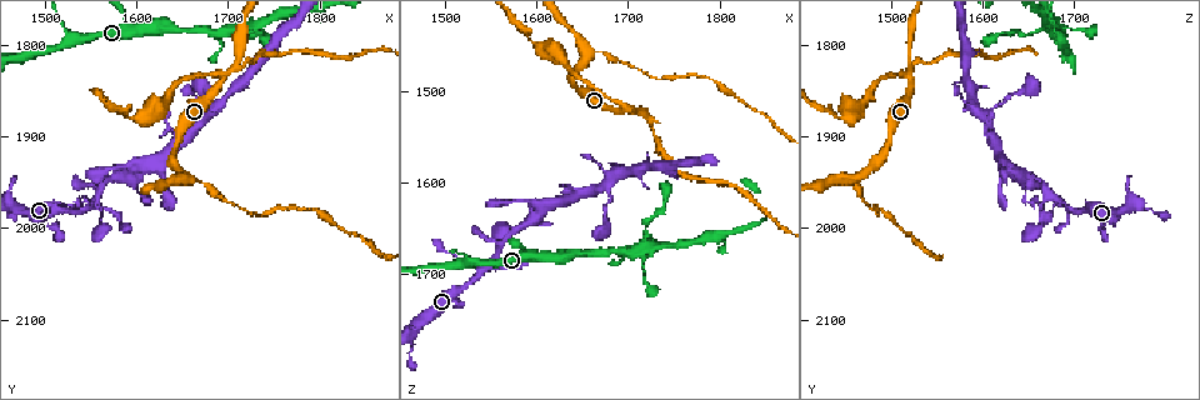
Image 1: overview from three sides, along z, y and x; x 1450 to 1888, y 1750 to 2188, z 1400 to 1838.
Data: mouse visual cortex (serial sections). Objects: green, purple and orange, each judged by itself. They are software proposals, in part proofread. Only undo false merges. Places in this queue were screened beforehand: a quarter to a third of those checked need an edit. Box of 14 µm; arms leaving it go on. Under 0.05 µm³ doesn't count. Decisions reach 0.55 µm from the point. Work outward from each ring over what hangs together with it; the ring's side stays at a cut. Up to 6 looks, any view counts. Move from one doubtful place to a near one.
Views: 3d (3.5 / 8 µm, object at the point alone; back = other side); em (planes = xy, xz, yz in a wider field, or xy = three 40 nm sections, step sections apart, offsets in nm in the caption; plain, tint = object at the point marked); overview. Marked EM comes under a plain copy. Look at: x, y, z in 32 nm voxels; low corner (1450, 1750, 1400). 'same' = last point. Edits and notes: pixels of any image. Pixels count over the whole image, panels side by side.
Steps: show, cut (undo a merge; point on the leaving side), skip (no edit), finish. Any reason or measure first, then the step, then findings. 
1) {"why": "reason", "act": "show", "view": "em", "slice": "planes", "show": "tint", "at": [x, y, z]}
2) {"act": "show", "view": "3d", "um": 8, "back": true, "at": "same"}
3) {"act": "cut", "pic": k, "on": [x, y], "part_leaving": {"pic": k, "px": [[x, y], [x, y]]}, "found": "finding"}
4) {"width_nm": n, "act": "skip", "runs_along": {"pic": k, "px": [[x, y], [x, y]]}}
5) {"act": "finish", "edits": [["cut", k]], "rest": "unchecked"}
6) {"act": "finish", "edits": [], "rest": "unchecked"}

{"why": "three arms meet", "act": "show", "view": "3d", "um": 3.5, "at": [1530, 1795, 1690]}

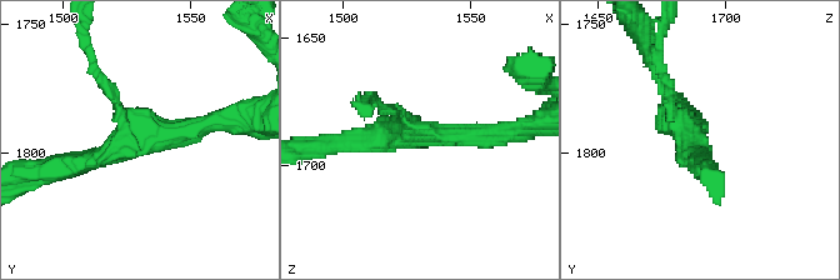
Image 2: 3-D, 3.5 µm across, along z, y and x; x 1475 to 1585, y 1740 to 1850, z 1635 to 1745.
{"arms": 3, "arm_widths_nm": [150, 250, 250], "act": "show", "view": "em", "slice": "xy", "step": 1, "show": "tint", "at": [1531, 1794, 1688]}

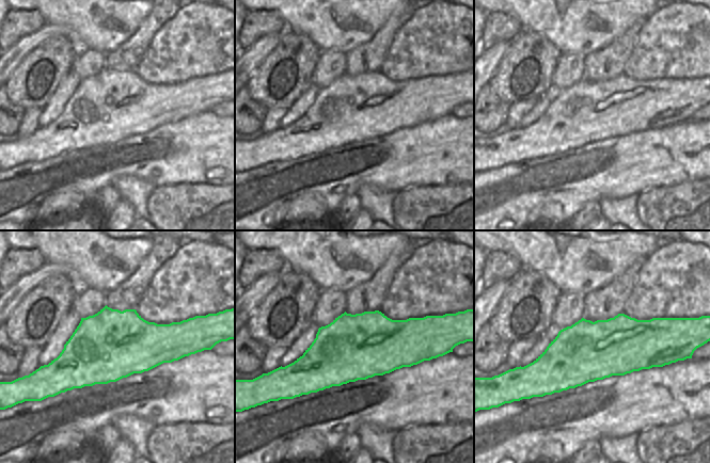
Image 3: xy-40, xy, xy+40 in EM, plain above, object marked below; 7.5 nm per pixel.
{"act": "show", "view": "em", "slice": "xy", "step": 2, "show": "tint", "at": "same"}

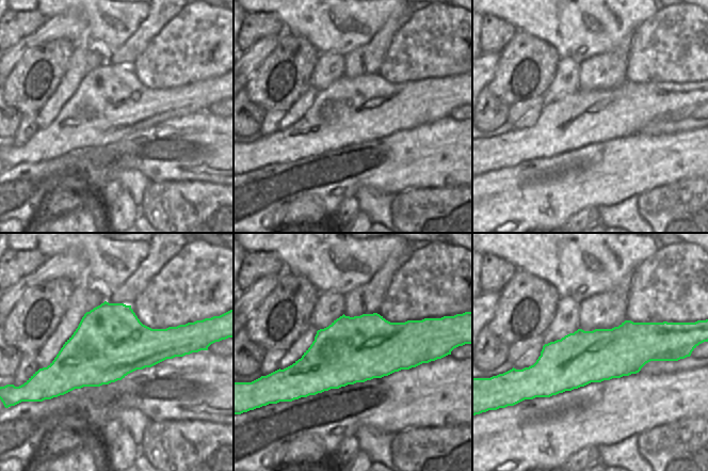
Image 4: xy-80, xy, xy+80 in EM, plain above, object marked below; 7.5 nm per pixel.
{"act": "skip", "runs_along": {"pic": 4, "px": [[661, 343], [525, 372]]}, "found": "all the same cell"}

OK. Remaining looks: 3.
{"act": "show", "view": "3d", "um": 3.5, "at": [1720, 1780, 1670]}

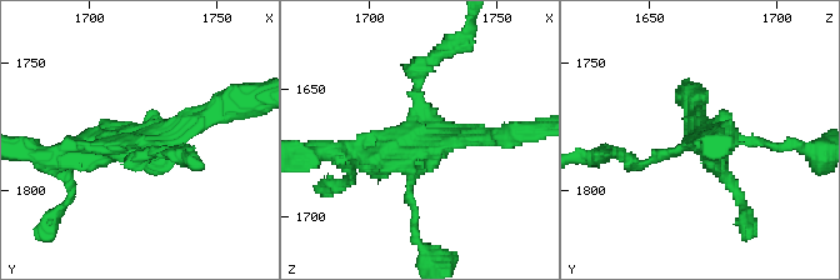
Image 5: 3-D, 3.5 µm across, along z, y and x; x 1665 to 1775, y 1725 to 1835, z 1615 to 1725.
{"arms": 4, "arm_widths_nm": [100, 150, 250, 300], "why": "shape alone is not enough", "act": "show", "view": "em", "slice": "xy", "step": 3, "show": "tint", "at": [1723, 1781, 1671]}

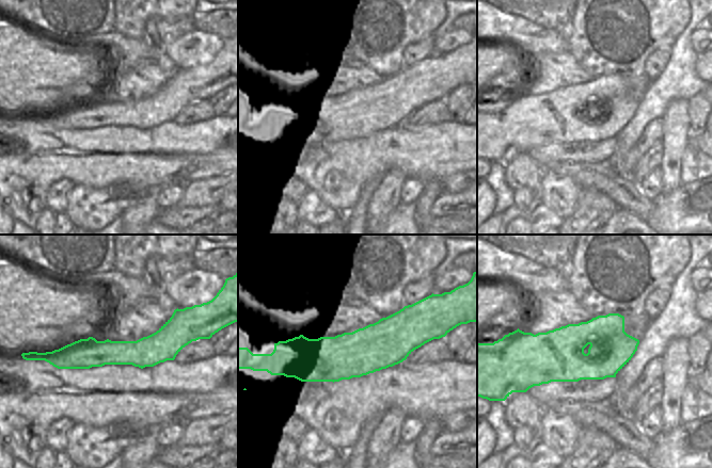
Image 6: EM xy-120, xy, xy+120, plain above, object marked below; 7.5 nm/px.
{"act": "skip", "runs_along": {"pic": 6, "px": [[426, 336], [372, 349], [287, 345]]}, "found": "all the same cell"}

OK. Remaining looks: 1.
{"act": "finish", "edits": [], "rest": "unchecked"}

